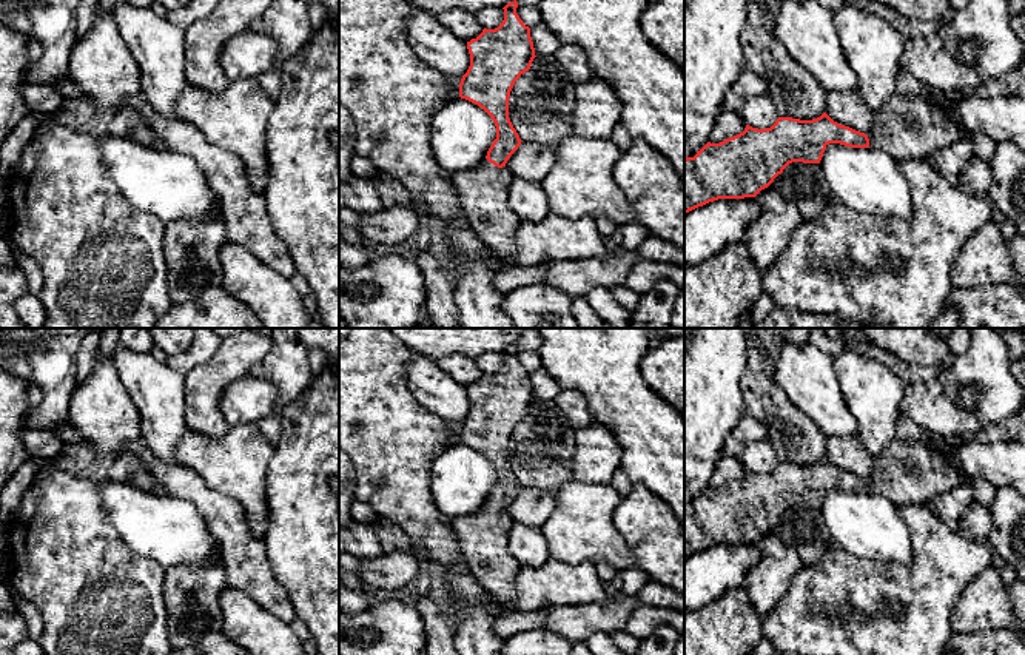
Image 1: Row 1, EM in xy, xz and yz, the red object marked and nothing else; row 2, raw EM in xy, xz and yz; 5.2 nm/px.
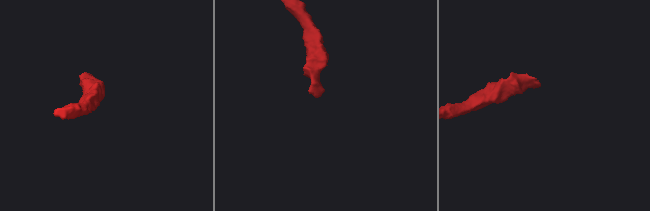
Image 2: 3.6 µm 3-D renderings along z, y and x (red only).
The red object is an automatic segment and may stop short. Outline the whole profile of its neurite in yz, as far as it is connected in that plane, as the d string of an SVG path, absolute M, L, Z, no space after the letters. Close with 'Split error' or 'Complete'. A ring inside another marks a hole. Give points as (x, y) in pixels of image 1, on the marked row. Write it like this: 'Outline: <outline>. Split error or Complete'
Outline: M896 92L874 117L872 129L855 131L834 122L826 113L812 120L778 117L771 128L746 125L744 131L720 143L707 142L694 157L684 159L684 214L718 199L755 197L792 162L820 163L829 143L851 148L874 148L897 162L928 160L937 149L970 137L948 114L946 103L936 103L926 96Z. Split error

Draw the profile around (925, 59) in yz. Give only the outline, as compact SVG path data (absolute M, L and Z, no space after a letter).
M970 0L946 32L906 40L900 69L942 91L990 83L1023 59L1011 17L1008 0Z

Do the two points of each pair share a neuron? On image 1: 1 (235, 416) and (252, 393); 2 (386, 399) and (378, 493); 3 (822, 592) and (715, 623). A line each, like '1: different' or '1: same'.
1: same
2: same
3: different

